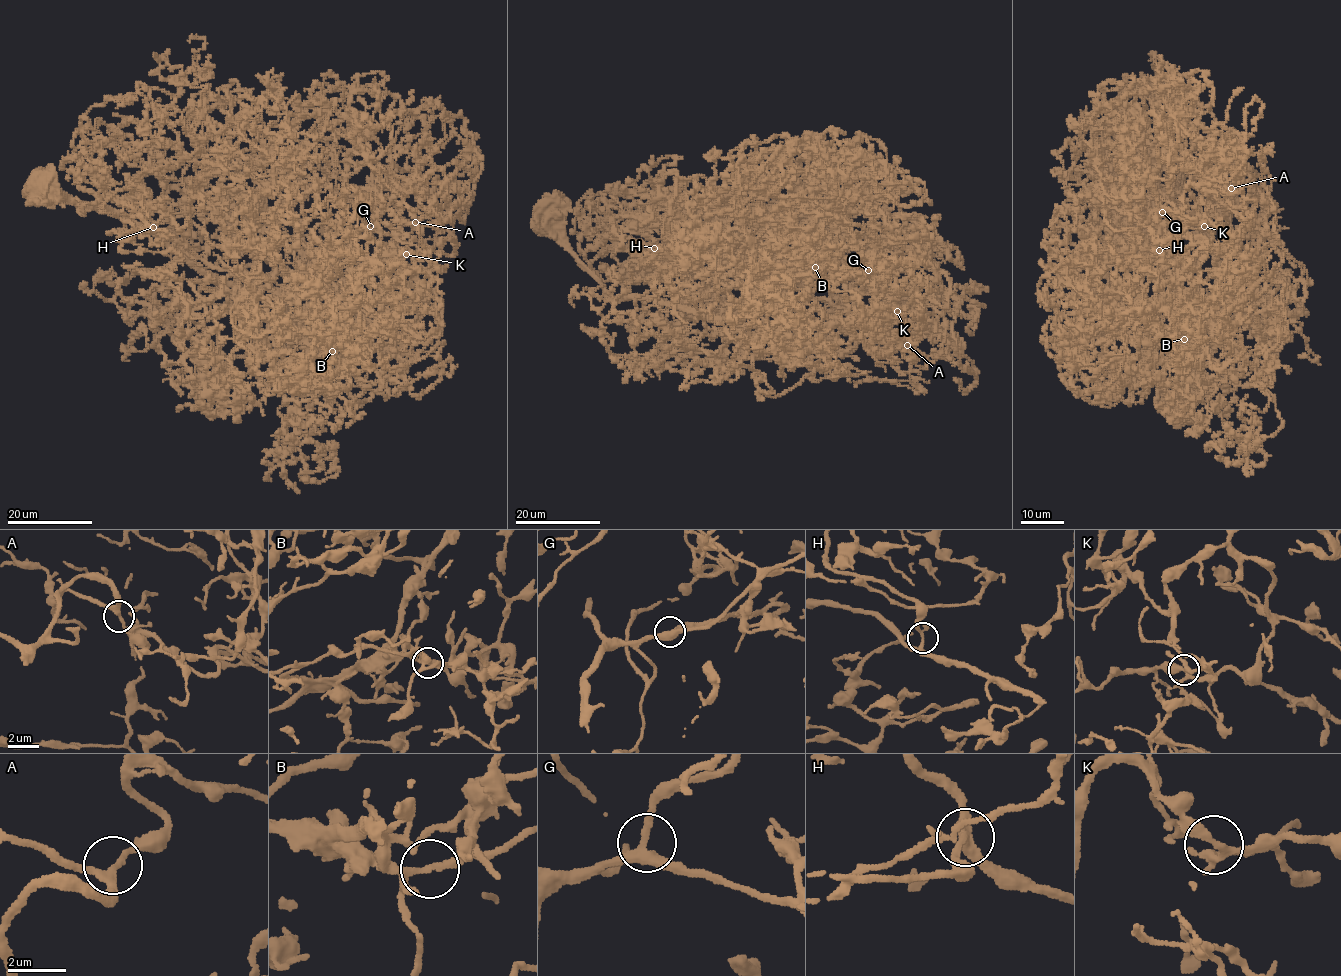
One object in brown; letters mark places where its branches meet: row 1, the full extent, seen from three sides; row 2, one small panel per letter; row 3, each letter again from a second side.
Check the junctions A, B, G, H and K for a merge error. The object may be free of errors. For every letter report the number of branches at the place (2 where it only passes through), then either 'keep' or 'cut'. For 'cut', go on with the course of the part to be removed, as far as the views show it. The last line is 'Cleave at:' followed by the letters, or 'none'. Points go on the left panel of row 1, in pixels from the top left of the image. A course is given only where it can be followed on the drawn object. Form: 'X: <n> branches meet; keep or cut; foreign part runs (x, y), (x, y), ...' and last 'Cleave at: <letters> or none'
A: 3 branches meet; keep
B: 3 branches meet; cut; foreign part runs (332, 351), (279, 342), (250, 371), (248, 351), (234, 339), (235, 301), (245, 285), (228, 266), (227, 239)
G: 3 branches meet; keep
H: 3 branches meet; keep
K: 3 branches meet; keep
Cleave at: B

